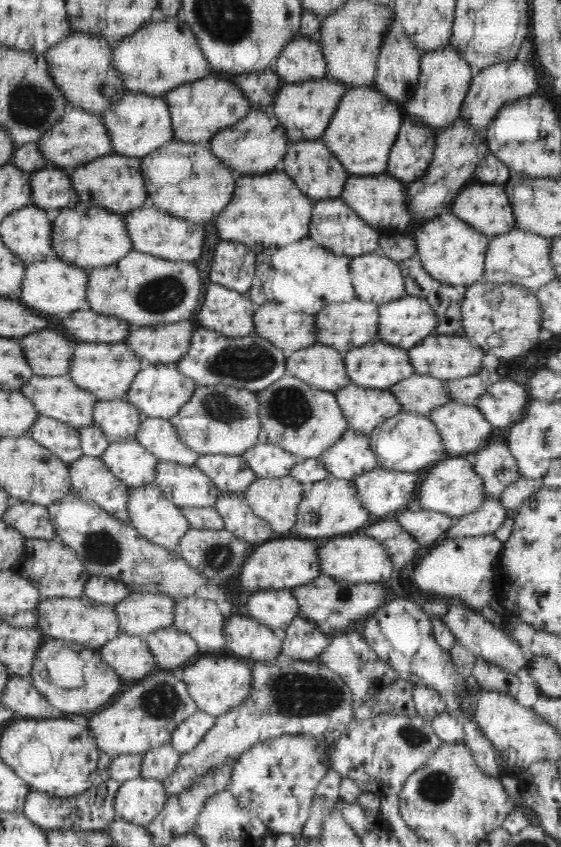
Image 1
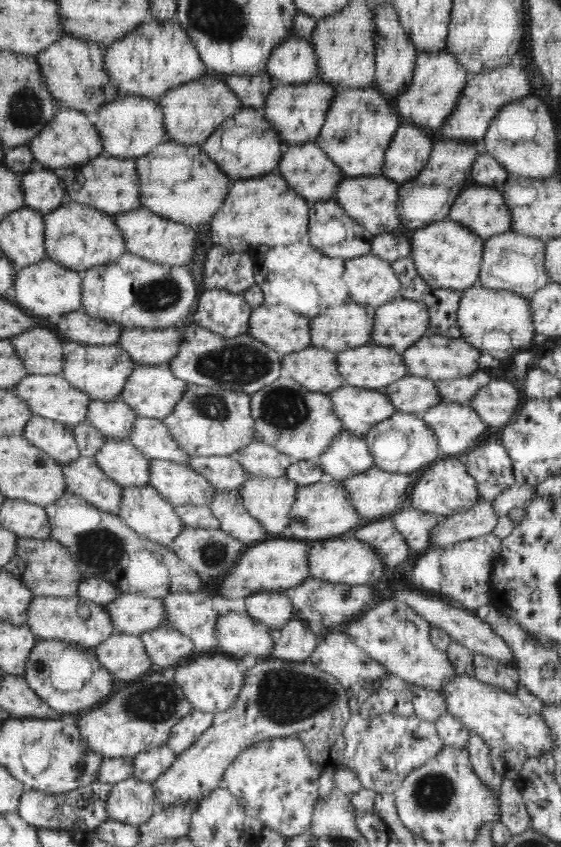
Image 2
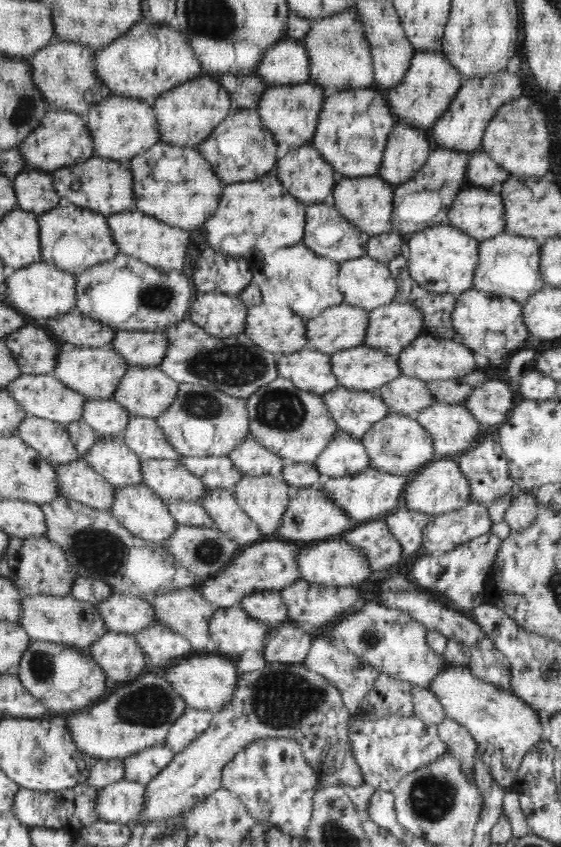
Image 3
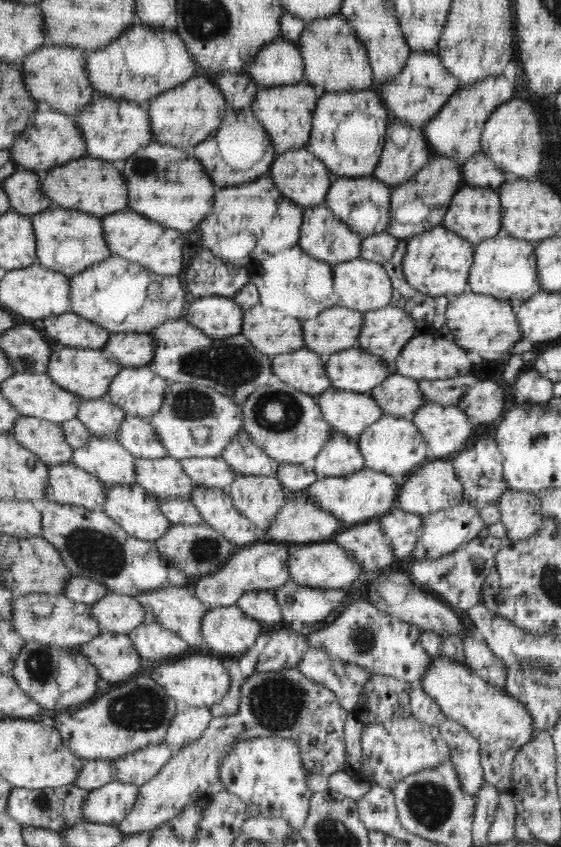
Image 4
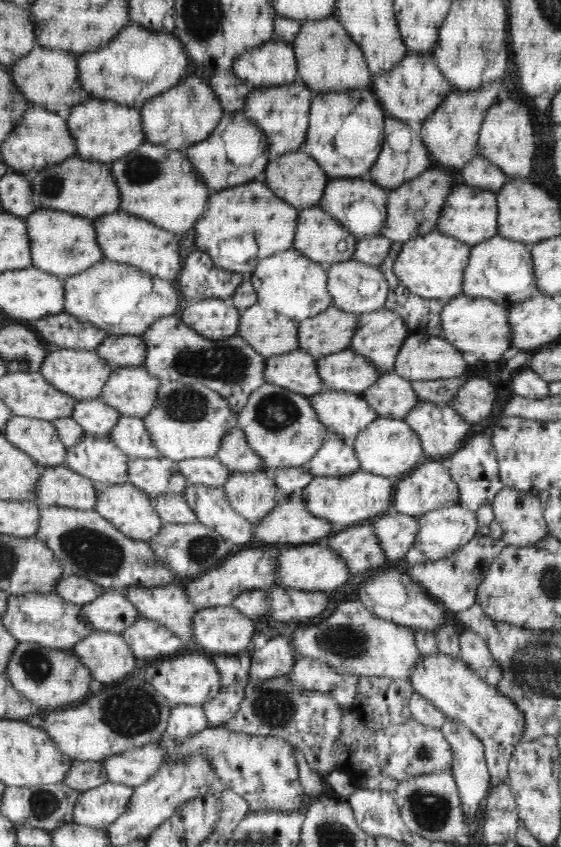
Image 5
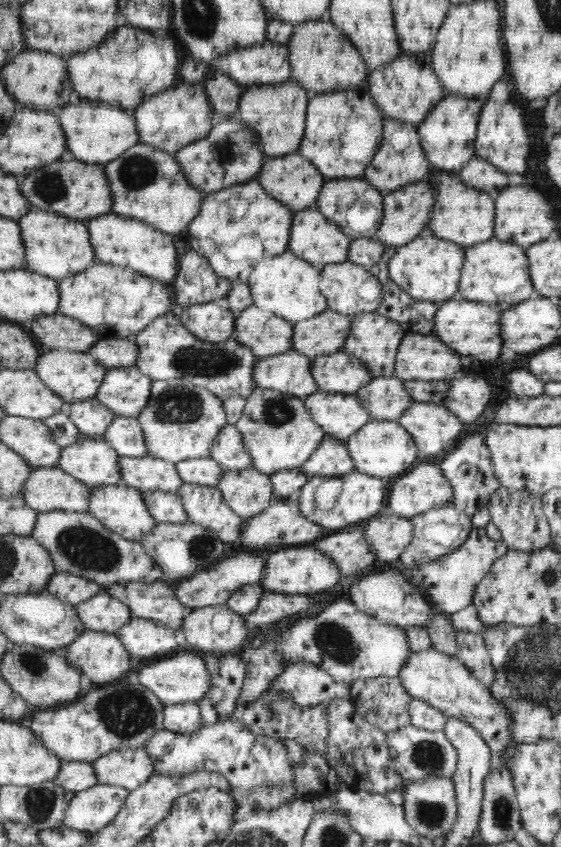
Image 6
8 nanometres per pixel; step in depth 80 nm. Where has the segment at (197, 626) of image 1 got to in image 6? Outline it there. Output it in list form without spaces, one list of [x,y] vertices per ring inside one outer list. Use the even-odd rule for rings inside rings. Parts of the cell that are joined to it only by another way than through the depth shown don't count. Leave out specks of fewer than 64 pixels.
[[[117,583],[102,590],[126,603],[133,617],[157,621],[173,631],[180,629],[190,611],[177,600],[174,587],[166,583]]]

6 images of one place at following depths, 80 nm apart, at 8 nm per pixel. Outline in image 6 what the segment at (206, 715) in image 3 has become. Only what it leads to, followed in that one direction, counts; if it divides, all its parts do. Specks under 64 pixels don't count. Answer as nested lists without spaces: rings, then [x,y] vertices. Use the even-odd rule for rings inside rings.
[[[197,703],[164,705],[164,729],[176,733],[196,732],[203,725]]]

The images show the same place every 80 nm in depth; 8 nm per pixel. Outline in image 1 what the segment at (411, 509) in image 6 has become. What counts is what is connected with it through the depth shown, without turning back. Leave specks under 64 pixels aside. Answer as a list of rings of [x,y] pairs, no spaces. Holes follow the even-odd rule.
[[[448,458],[425,471],[415,498],[414,506],[446,514],[448,517],[456,519],[478,510],[488,499],[486,491],[484,491],[482,477],[464,458]]]

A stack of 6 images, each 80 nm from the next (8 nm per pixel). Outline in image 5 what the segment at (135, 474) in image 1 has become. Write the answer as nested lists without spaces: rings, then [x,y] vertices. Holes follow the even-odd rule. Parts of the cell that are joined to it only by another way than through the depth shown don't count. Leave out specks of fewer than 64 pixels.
[[[86,436],[67,448],[64,465],[101,488],[128,483],[128,460],[110,438]]]

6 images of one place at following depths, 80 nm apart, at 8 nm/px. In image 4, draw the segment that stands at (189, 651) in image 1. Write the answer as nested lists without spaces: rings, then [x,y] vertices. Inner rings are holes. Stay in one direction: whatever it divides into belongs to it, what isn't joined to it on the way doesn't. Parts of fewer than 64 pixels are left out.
[[[142,622],[128,634],[144,664],[160,662],[172,656],[180,656],[188,650],[189,644],[176,633],[166,630],[159,622]]]

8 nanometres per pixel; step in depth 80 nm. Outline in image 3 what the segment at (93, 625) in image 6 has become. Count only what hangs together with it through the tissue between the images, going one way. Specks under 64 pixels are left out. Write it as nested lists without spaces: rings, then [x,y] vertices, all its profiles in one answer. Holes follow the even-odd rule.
[[[113,593],[96,608],[107,631],[134,635],[158,622],[148,597]]]

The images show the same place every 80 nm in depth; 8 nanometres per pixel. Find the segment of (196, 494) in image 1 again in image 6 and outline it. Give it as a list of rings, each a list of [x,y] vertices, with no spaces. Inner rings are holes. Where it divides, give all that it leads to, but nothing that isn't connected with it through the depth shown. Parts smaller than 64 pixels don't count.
[[[119,457],[122,482],[144,492],[170,491],[176,493],[182,481],[173,463],[154,457]]]

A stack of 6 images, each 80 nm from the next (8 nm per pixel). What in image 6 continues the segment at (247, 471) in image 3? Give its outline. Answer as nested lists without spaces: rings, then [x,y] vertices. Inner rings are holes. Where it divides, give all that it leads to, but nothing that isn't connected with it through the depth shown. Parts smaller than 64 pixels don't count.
[[[226,425],[218,434],[210,448],[210,456],[224,470],[244,470],[252,467],[252,457],[244,446],[242,435],[236,425]]]

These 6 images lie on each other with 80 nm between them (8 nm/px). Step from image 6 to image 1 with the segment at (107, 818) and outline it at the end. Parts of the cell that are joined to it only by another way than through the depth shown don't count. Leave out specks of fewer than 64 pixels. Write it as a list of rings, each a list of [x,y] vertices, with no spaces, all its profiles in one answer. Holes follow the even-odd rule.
[[[142,776],[121,783],[114,800],[117,818],[146,827],[165,808],[162,781]]]

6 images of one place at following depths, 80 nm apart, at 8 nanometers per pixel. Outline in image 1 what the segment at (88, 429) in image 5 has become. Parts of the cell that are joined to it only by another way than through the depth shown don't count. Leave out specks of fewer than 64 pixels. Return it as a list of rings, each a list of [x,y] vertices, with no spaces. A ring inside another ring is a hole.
[[[126,399],[97,401],[92,410],[93,422],[111,441],[134,437],[143,416]]]

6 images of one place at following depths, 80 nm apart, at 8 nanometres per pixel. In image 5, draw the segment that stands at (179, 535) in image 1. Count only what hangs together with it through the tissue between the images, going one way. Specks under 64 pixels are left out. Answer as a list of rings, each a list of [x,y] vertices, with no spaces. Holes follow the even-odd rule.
[[[130,482],[101,487],[96,497],[98,497],[98,502],[96,502],[94,510],[130,539],[148,542],[159,534],[160,528],[164,524],[152,505],[152,496]]]

